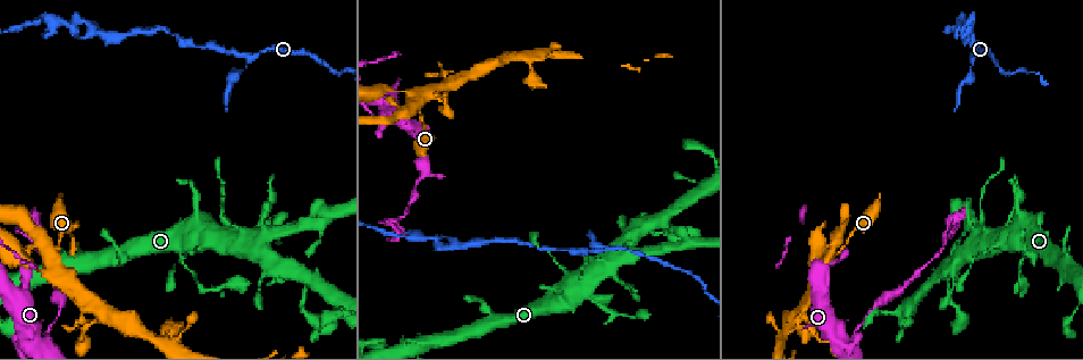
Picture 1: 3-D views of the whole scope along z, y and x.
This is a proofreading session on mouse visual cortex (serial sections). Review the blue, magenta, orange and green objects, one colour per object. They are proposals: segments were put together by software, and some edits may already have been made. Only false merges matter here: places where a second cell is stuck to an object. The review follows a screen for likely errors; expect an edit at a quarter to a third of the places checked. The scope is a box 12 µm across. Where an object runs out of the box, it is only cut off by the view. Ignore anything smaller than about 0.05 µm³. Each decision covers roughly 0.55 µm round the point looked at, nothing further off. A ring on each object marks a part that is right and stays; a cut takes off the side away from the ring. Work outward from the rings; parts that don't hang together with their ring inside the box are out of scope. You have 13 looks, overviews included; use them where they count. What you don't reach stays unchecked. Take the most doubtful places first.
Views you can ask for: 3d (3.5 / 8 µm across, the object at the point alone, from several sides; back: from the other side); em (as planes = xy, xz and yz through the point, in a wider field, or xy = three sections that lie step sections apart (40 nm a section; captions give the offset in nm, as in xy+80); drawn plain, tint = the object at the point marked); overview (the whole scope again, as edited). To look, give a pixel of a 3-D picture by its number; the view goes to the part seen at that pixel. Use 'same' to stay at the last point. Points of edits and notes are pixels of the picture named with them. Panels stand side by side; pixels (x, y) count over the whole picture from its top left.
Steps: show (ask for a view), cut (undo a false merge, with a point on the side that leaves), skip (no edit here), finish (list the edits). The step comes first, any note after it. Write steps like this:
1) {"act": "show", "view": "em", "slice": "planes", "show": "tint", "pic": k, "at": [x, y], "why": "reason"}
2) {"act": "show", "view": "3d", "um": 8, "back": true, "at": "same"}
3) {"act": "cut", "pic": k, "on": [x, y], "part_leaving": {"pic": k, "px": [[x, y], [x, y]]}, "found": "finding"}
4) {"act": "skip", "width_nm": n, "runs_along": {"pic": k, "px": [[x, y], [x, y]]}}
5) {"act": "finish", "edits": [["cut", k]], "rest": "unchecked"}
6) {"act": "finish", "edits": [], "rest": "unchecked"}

{"act": "show", "view": "3d", "um": 3.5, "pic": 1, "at": [616, 247], "why": "three arms meet"}

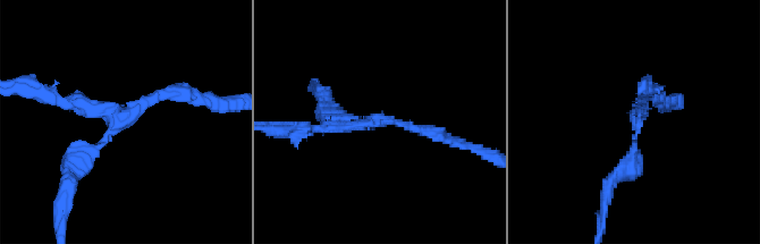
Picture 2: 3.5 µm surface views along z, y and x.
{"act": "show", "view": "em", "slice": "planes", "show": "tint", "pic": 2, "at": [120, 112], "arms": 3, "arm_widths_nm": [150, 150, 200], "why": "shape alone is not enough"}

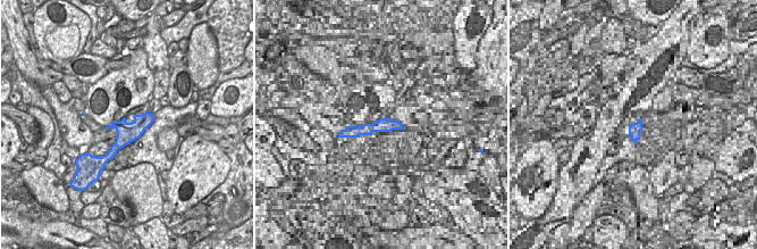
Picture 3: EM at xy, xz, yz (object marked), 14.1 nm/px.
{"act": "cut", "pic": 2, "on": [76, 163], "part_leaving": {"pic": 2, "px": [[104, 137], [69, 173], [62, 225]]}, "found": "a second cell is stuck on"}

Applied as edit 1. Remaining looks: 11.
{"act": "show", "view": "3d", "um": 8, "pic": 1, "at": [54, 254], "why": "four arms meet"}

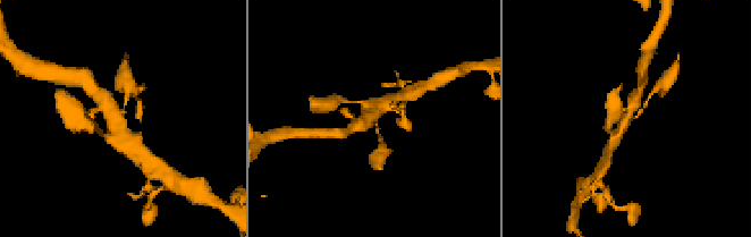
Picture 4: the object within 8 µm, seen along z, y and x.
{"act": "show", "view": "em", "slice": "planes", "show": "tint", "pic": 4, "at": [375, 119], "arms": 4, "arm_widths_nm": [100, 300, 300, 400]}

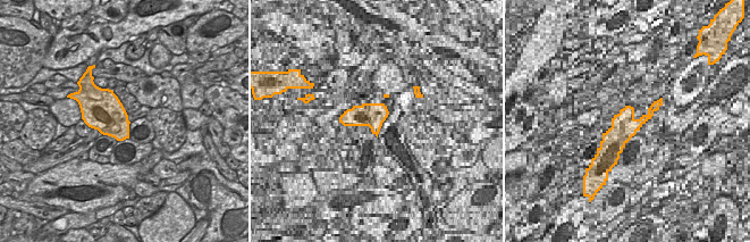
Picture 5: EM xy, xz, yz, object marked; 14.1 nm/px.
{"act": "skip", "runs_along": {"pic": 4, "px": [[650, 96], [610, 144]]}, "found": "continuous, no second cell"}

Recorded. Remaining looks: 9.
{"act": "show", "view": "3d", "um": 3.5, "pic": 1, "at": [464, 76], "why": "abrupt turn"}

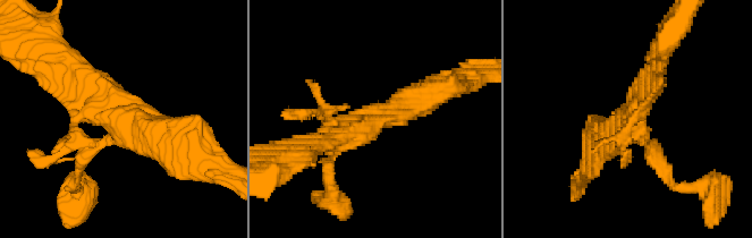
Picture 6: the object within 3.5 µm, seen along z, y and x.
{"act": "show", "view": "em", "slice": "xy", "step": 2, "show": "tint", "pic": 6, "at": [378, 118], "arms": 3, "arm_widths_nm": [200, 300, 400]}

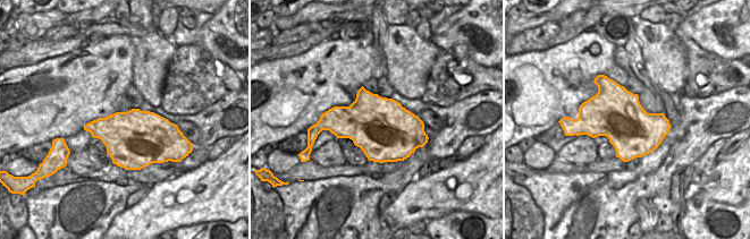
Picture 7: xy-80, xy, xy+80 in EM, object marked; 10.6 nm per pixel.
{"act": "skip", "runs_along": {"pic": 6, "px": [[70, 65], [141, 128], [186, 145]]}, "found": "continuous, no second cell"}

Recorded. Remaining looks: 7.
{"act": "show", "view": "3d", "um": 3.5, "pic": 1, "at": [153, 339], "why": "abrupt turn"}

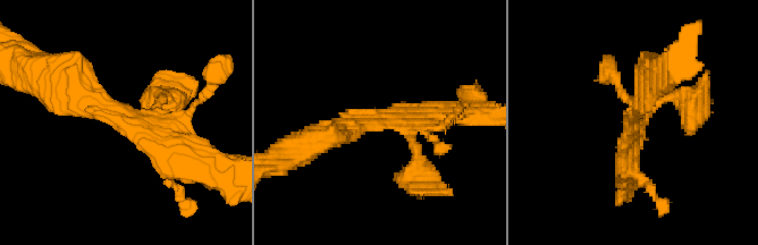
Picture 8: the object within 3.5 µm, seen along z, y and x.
{"act": "show", "view": "em", "slice": "xy", "step": 1, "show": "plain", "pic": 8, "at": [384, 120], "arms": 4, "arm_widths_nm": [150, 200, 300, 300], "why": "now the EM"}

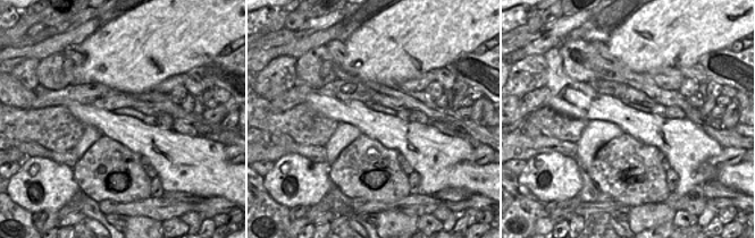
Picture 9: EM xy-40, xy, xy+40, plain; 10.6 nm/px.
{"act": "show", "view": "em", "slice": "xy", "step": 1, "show": "tint", "at": "same"}

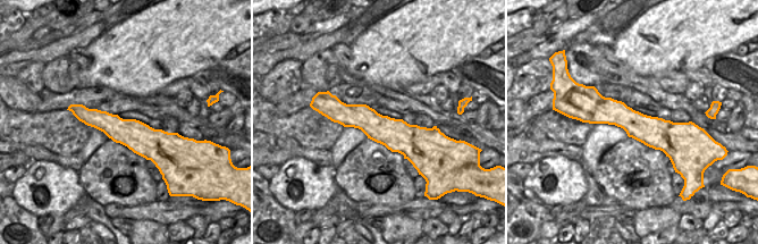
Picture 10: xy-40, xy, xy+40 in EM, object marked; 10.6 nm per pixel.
{"act": "skip", "runs_along": {"pic": 10, "px": [[584, 117], [682, 131]]}, "found": "continuous, no second cell"}

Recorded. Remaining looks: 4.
{"act": "show", "view": "overview"}

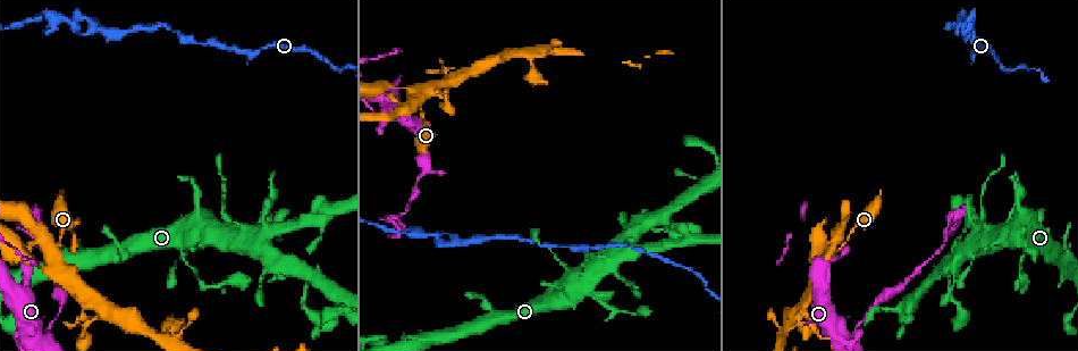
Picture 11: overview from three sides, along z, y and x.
{"act": "show", "view": "3d", "um": 3.5, "pic": 11, "at": [52, 335], "why": "three-way junction"}

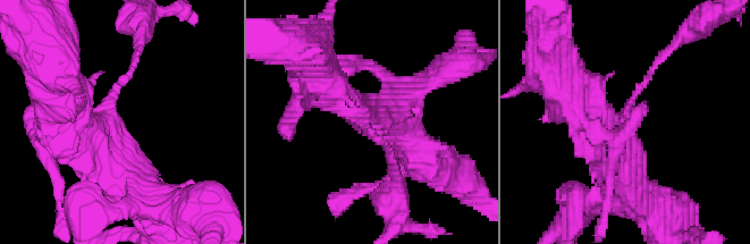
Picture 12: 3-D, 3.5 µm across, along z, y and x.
{"act": "show", "view": "em", "slice": "xy", "step": 1, "show": "plain", "pic": 12, "at": [624, 116], "arms": 3, "arm_widths_nm": [100, 500, 500], "why": "need the tissue"}

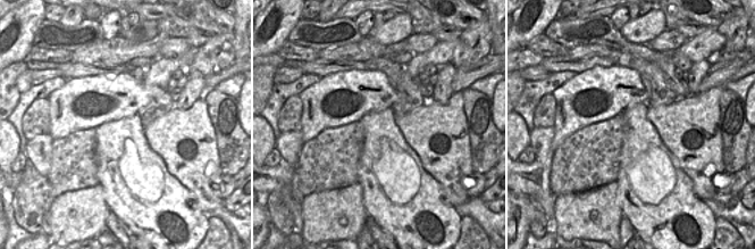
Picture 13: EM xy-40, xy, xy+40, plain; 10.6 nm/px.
{"act": "show", "view": "em", "slice": "xy", "step": 1, "show": "tint", "at": "same", "why": "where the object lies"}

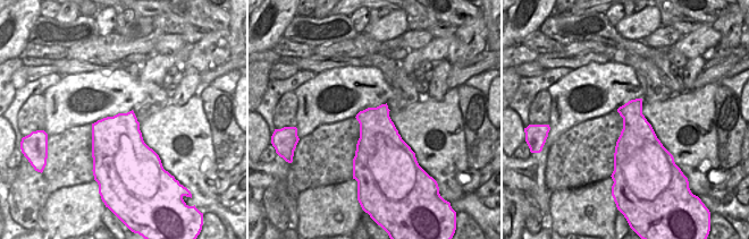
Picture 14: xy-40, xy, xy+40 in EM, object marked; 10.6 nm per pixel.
{"act": "cut", "pic": 12, "on": [658, 59], "part_leaving": {"pic": 12, "px": [[637, 91], [665, 52], [700, 24]]}, "found": "a second cell is stuck on"}

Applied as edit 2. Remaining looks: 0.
{"act": "finish", "edits": [["cut", 2], ["cut", 12]], "rest": "unchecked"}

